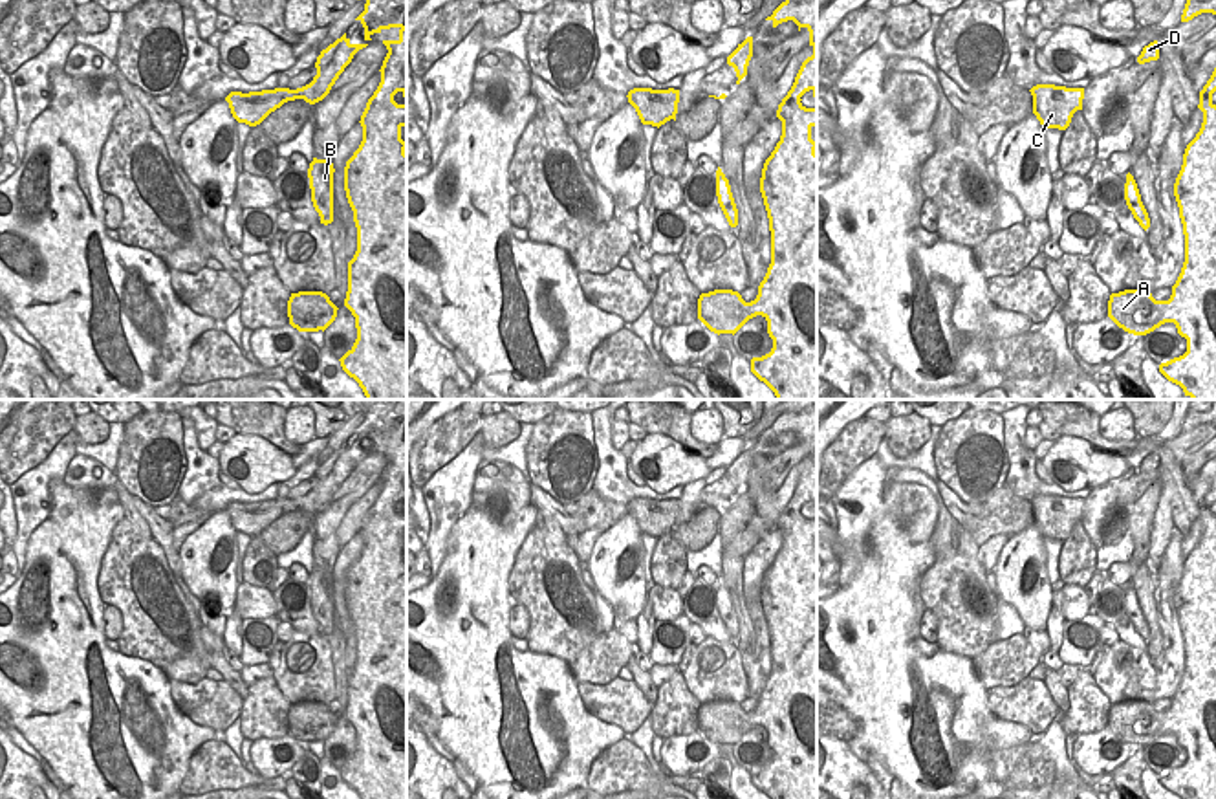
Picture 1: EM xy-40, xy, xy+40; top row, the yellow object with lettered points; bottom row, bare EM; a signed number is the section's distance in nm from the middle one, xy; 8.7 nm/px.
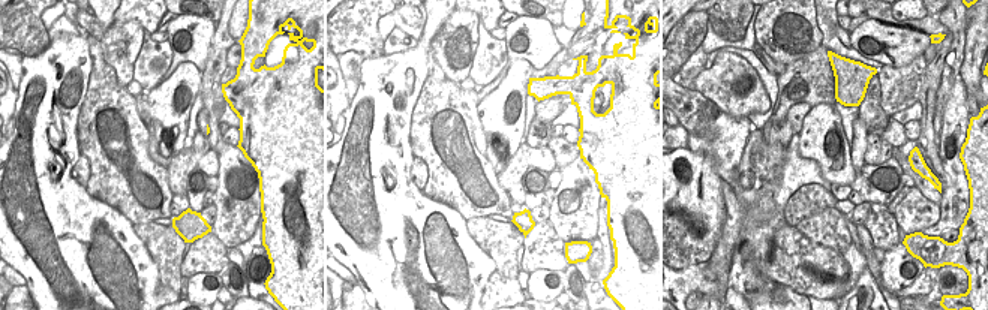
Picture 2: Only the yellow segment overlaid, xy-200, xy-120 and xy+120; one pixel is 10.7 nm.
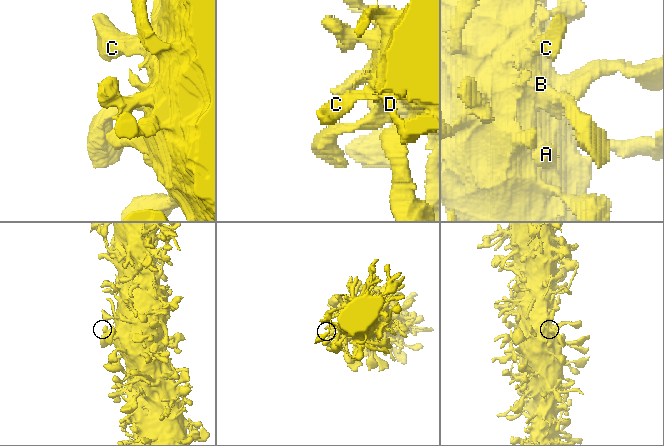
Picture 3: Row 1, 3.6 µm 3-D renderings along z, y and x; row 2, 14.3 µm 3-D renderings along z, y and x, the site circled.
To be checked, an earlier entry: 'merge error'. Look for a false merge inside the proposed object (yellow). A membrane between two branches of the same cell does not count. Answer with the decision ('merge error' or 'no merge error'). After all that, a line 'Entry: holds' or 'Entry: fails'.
no merge error
Entry: fails

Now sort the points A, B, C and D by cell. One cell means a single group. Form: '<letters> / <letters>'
A B C D

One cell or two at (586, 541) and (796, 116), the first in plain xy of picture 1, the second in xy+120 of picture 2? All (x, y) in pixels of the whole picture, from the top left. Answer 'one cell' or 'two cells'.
one cell

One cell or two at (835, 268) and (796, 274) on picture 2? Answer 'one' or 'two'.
one

